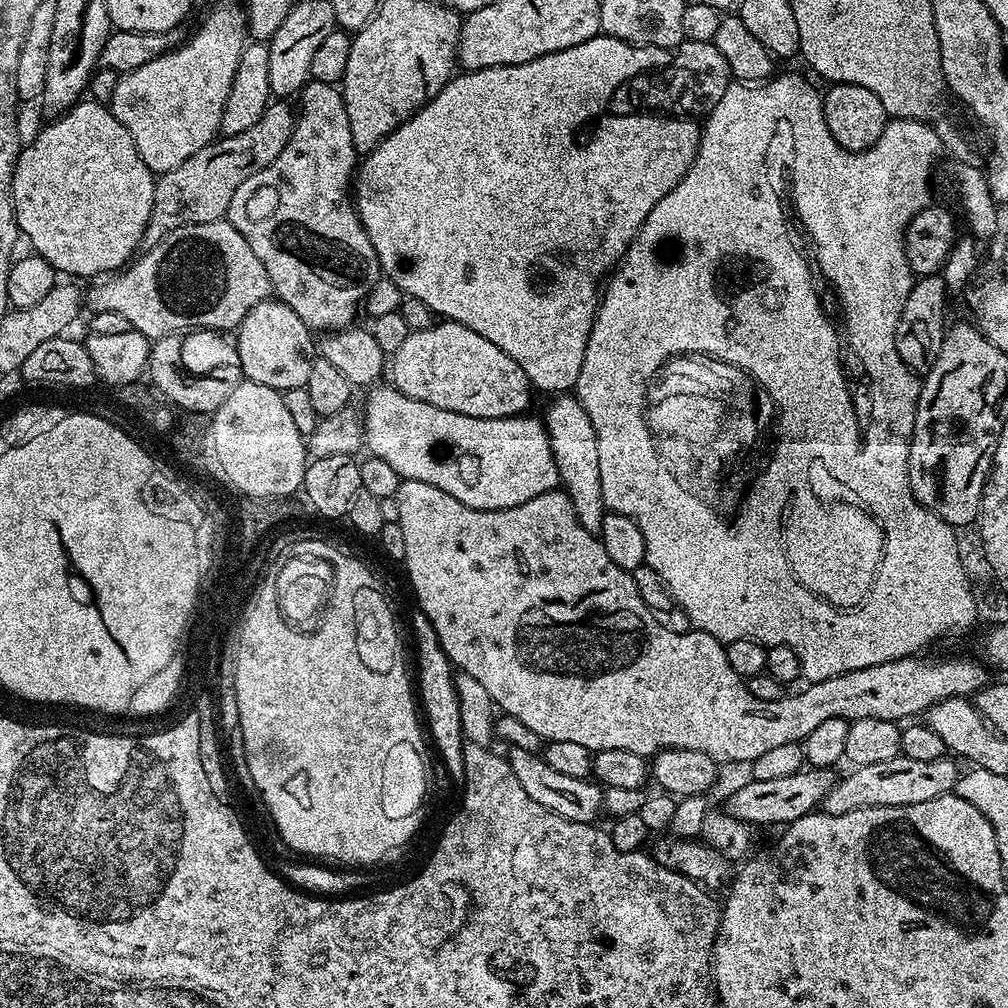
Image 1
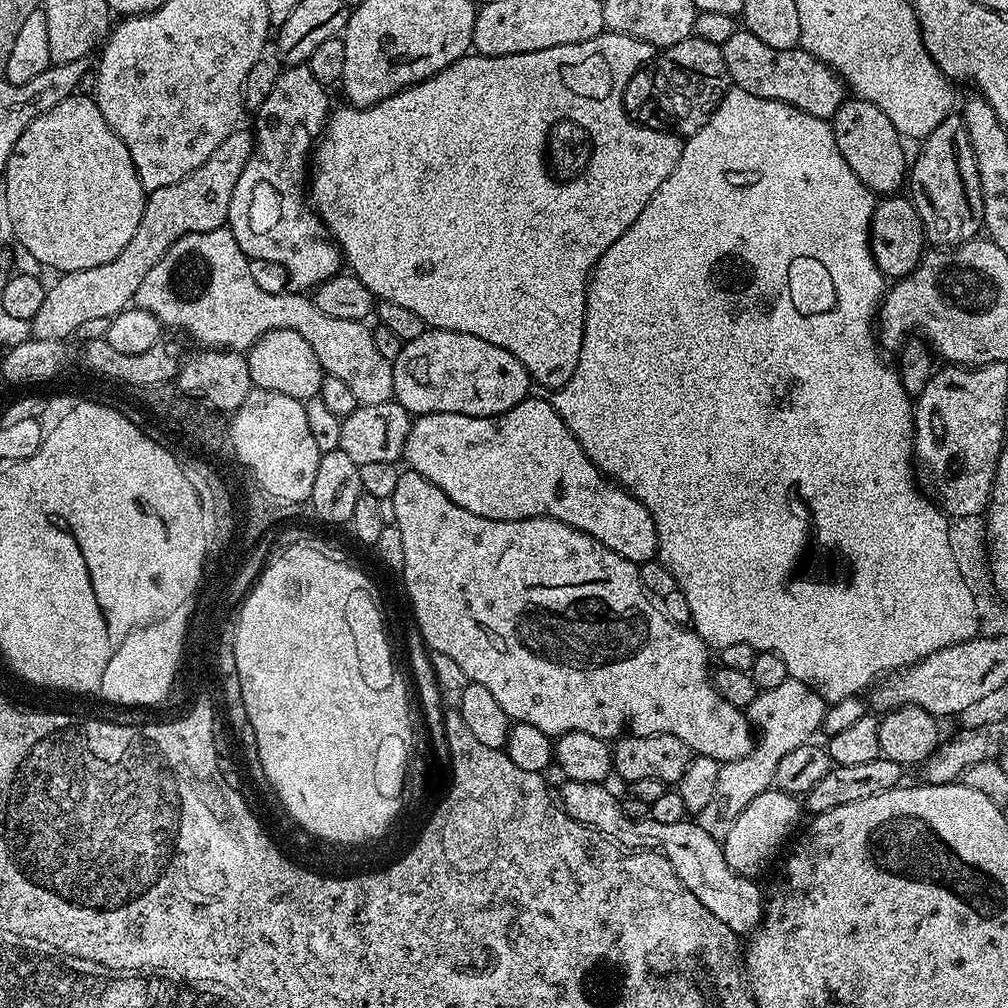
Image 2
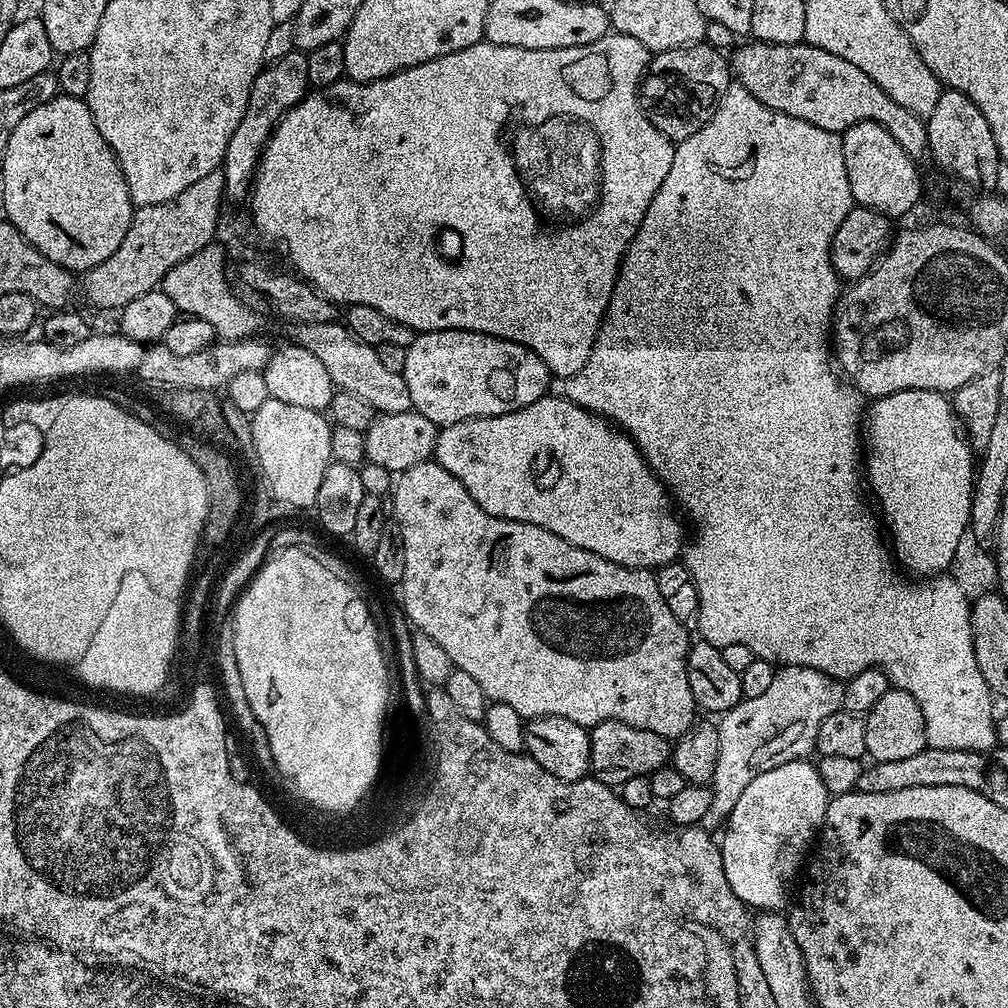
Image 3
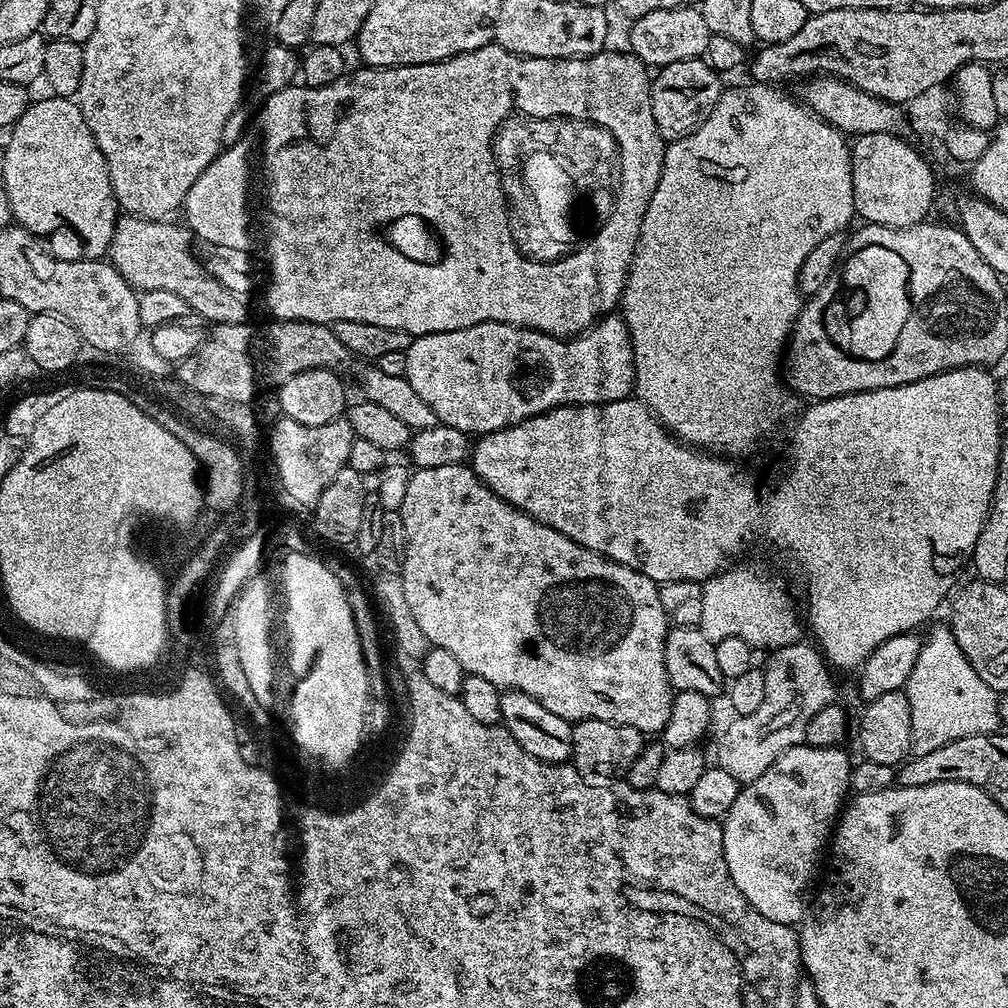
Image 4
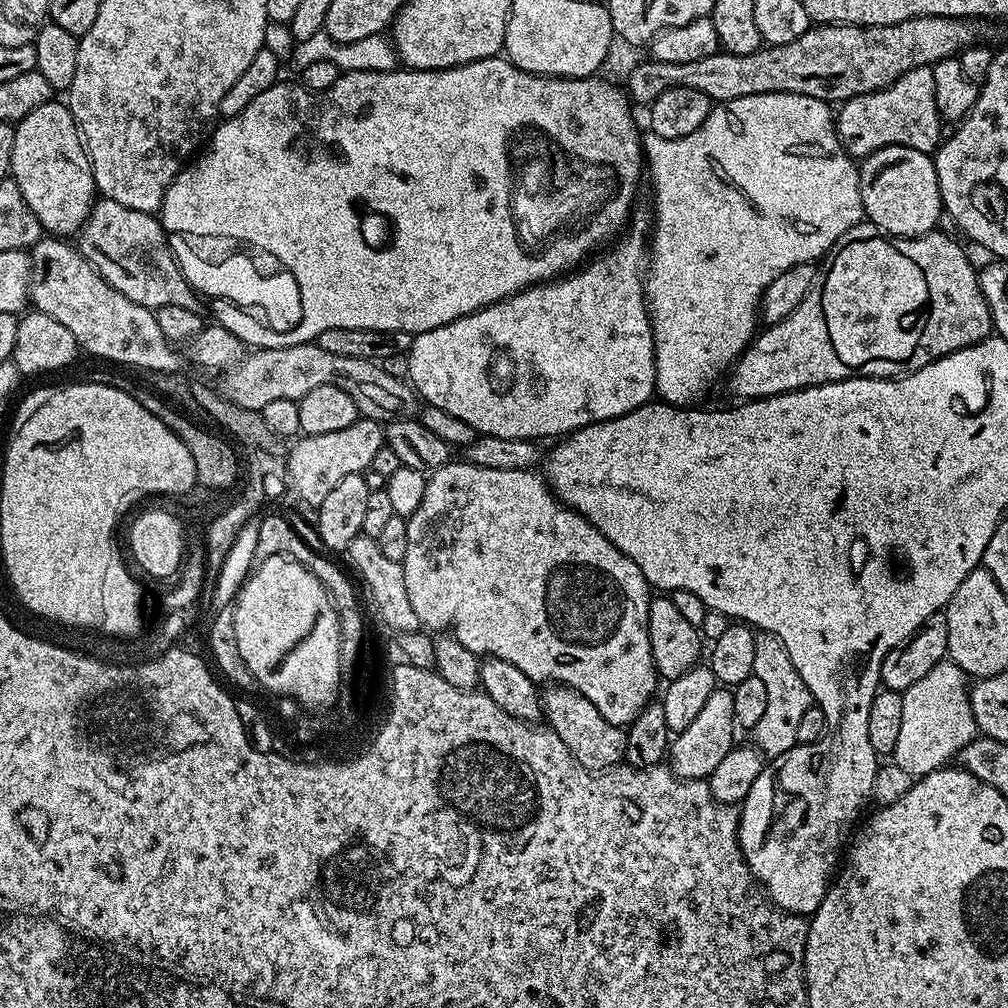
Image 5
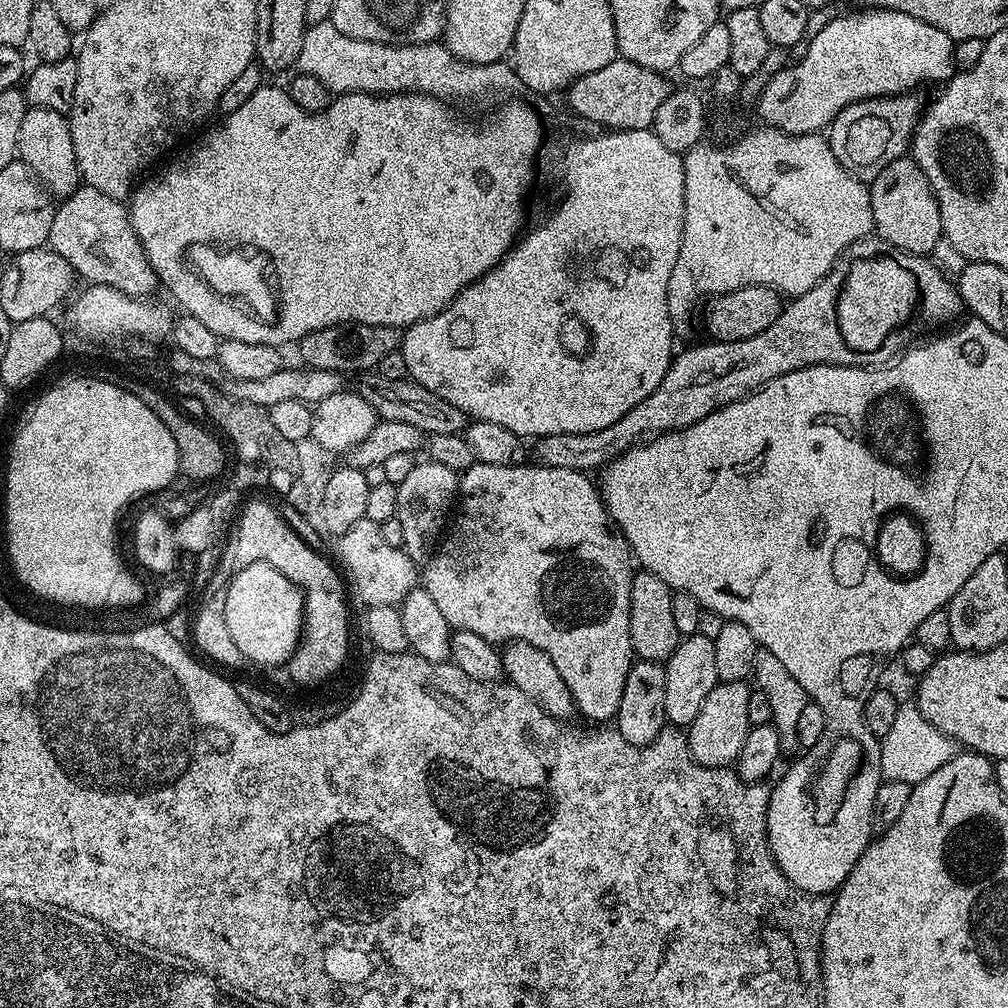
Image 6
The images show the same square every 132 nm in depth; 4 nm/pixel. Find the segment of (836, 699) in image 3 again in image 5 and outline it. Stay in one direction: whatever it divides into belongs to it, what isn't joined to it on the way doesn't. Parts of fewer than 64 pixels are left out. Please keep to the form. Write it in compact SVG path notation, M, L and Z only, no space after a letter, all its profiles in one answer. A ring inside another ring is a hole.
M756 632L756 645L754 646L754 670L753 676L762 678L766 686L766 711L758 721L758 726L751 729L750 736L753 736L755 747L764 753L765 757L771 758L786 754L797 745L798 721L802 714L813 707L814 701L806 682L794 670L794 662L790 662L790 654L786 654L786 646L774 638L769 632Z

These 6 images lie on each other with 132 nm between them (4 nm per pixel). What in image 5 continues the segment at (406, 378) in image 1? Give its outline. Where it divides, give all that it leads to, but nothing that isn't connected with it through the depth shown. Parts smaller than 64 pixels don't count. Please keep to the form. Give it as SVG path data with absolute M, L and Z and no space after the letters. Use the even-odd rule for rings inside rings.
M635 220L609 252L601 251L583 266L557 279L534 284L446 326L415 333L406 355L408 380L419 399L425 405L433 404L446 410L446 414L454 414L454 418L462 418L479 435L537 442L544 442L547 436L567 437L579 428L630 414L630 410L649 403L656 391L656 343L644 298L650 259L646 233L650 224Z

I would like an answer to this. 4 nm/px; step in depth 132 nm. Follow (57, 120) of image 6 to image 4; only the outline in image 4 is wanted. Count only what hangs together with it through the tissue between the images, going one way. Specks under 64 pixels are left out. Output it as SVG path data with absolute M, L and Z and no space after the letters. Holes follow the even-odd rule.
M49 95L48 100L29 103L7 133L8 145L4 148L4 184L2 191L10 202L12 219L37 238L44 238L47 232L59 228L73 228L84 243L83 255L88 258L104 258L114 238L118 219L118 205L114 198L114 186L110 186L110 170L94 134L80 113L75 99Z

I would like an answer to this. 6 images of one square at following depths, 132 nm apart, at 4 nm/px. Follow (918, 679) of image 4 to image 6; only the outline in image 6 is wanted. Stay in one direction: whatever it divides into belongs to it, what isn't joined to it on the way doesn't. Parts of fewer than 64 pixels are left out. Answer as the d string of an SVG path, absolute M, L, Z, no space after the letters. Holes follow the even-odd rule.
M901 703L898 710L898 718L894 720L894 726L890 734L886 734L880 740L880 774L884 780L894 782L906 782L910 785L921 784L938 766L946 766L950 758L956 755L958 745L951 736L942 730L938 730L920 713L915 703Z

